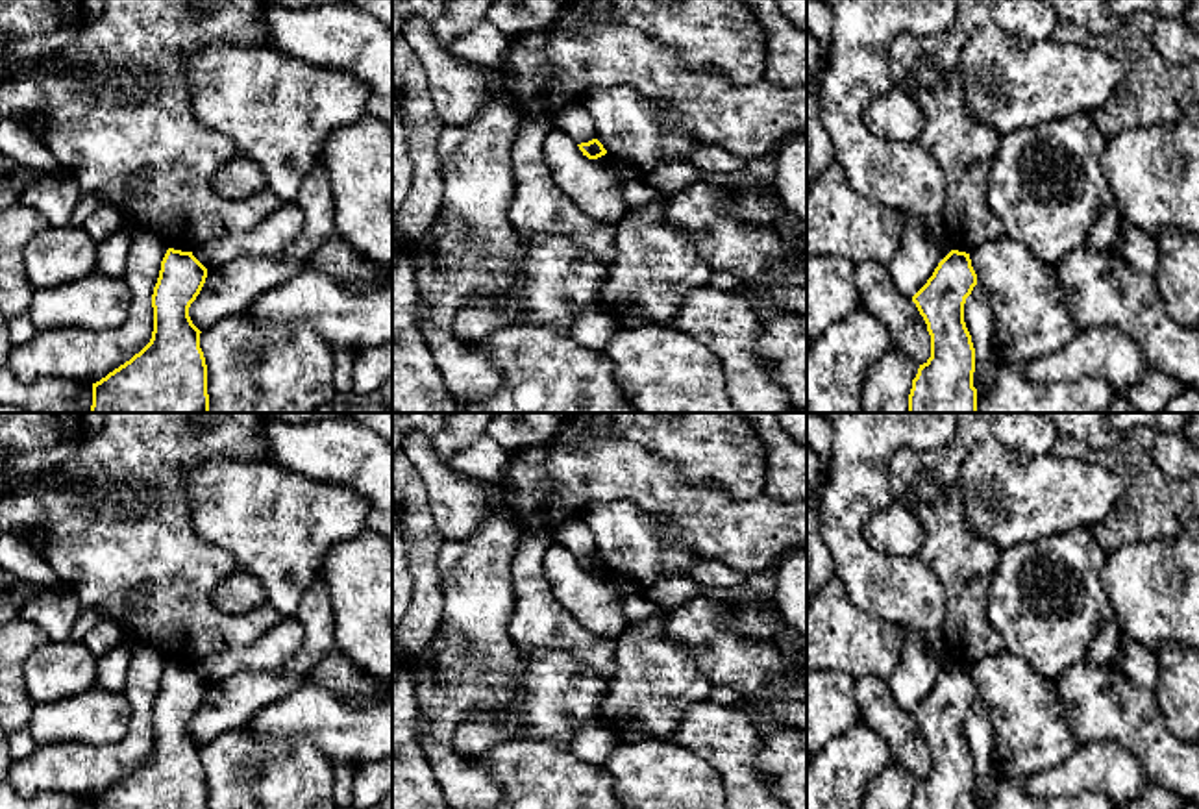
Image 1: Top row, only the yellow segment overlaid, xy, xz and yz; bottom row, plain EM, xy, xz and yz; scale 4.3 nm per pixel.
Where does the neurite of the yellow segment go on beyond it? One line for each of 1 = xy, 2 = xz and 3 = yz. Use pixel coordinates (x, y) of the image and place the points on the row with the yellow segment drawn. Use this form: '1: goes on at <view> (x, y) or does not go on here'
1: does not go on here
2: does not go on here
3: does not go on here

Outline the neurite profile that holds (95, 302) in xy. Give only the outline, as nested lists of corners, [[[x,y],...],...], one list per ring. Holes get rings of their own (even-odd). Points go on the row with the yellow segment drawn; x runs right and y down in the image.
[[[96,268],[76,281],[35,291],[26,317],[37,331],[104,331],[124,324],[130,304],[131,289],[126,278],[113,278]]]

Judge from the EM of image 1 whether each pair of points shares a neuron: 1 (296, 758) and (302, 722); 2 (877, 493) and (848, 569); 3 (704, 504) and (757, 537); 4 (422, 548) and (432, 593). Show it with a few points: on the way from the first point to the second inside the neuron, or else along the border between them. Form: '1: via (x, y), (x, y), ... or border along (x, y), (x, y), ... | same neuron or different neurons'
1: border along (258, 741), (309, 741), (333, 767) | different neurons
2: via (853, 498), (846, 511), (846, 545) | same neuron
3: via (716, 517), (731, 532), (744, 534) | same neuron
4: via (424, 560), (426, 582) | same neuron

